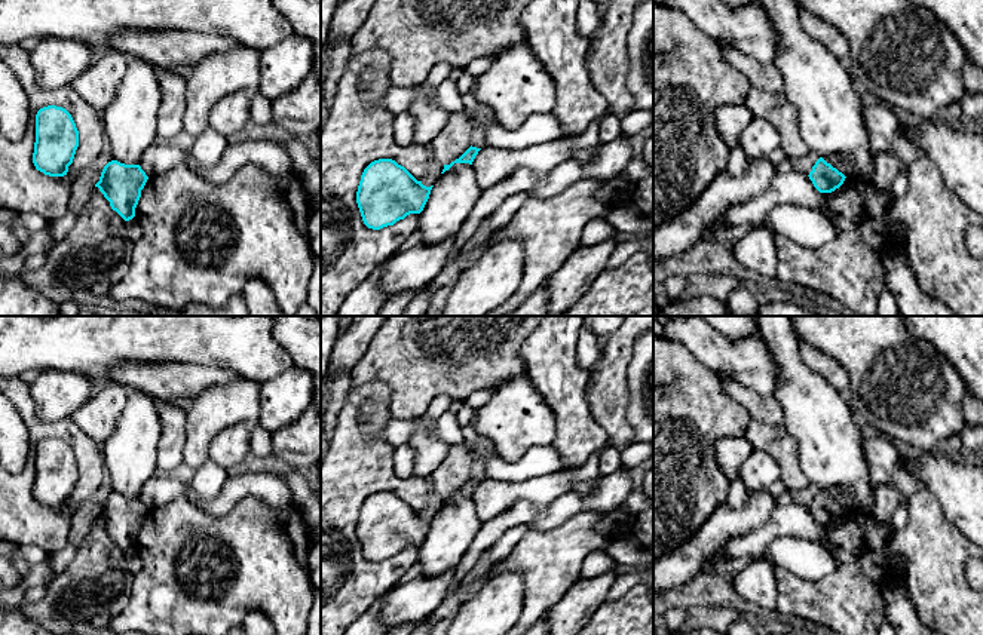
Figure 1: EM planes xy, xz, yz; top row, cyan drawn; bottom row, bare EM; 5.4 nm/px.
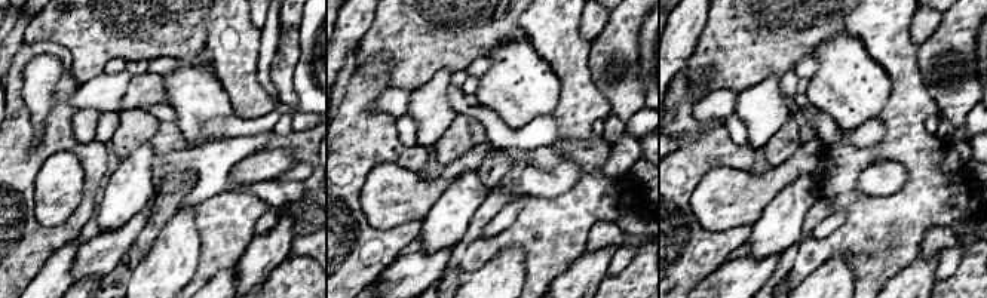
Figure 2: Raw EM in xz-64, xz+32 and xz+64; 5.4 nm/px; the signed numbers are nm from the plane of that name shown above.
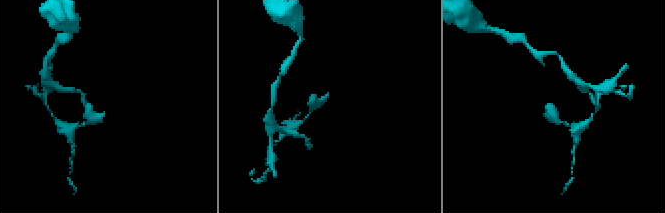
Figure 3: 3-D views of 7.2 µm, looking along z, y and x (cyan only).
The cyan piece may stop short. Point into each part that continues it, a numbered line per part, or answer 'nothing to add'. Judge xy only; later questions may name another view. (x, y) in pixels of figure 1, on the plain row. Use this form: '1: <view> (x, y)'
nothing to add

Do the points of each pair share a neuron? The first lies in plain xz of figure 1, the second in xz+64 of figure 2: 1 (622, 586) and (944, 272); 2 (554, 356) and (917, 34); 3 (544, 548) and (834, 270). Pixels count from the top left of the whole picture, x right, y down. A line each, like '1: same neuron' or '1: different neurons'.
1: same neuron
2: different neurons
3: different neurons

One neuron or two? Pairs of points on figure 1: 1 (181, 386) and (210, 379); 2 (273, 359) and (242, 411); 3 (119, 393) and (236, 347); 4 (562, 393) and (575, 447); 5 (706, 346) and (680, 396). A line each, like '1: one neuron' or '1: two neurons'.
1: one neuron
2: two neurons
3: two neurons
4: one neuron
5: two neurons

